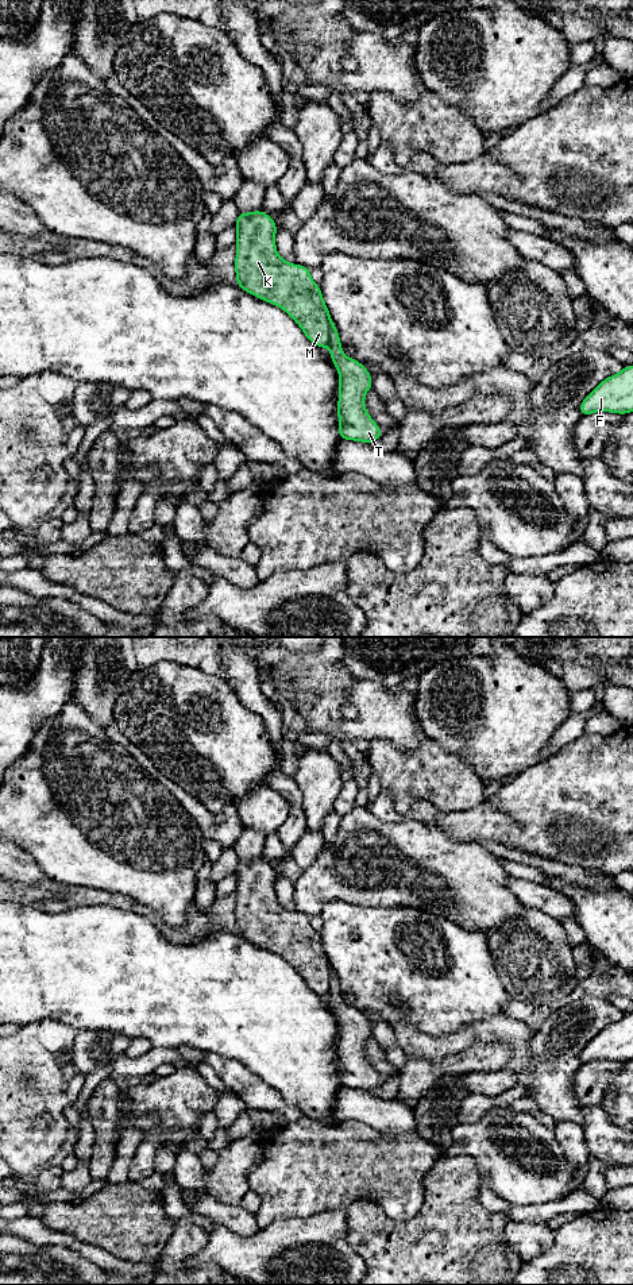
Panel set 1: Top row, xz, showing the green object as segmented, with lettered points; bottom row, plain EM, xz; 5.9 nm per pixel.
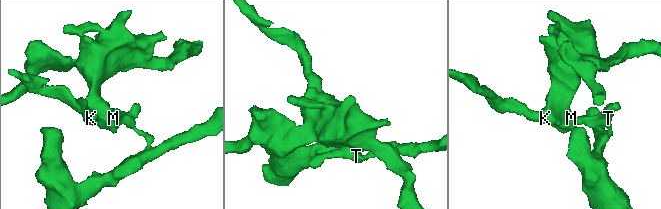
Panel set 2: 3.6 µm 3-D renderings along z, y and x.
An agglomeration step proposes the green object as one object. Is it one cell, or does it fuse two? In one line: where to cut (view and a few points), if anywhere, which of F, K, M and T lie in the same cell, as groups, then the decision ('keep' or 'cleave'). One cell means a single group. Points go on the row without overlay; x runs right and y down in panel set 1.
xz (331, 969), (329, 994) | F T / K M | cleave

